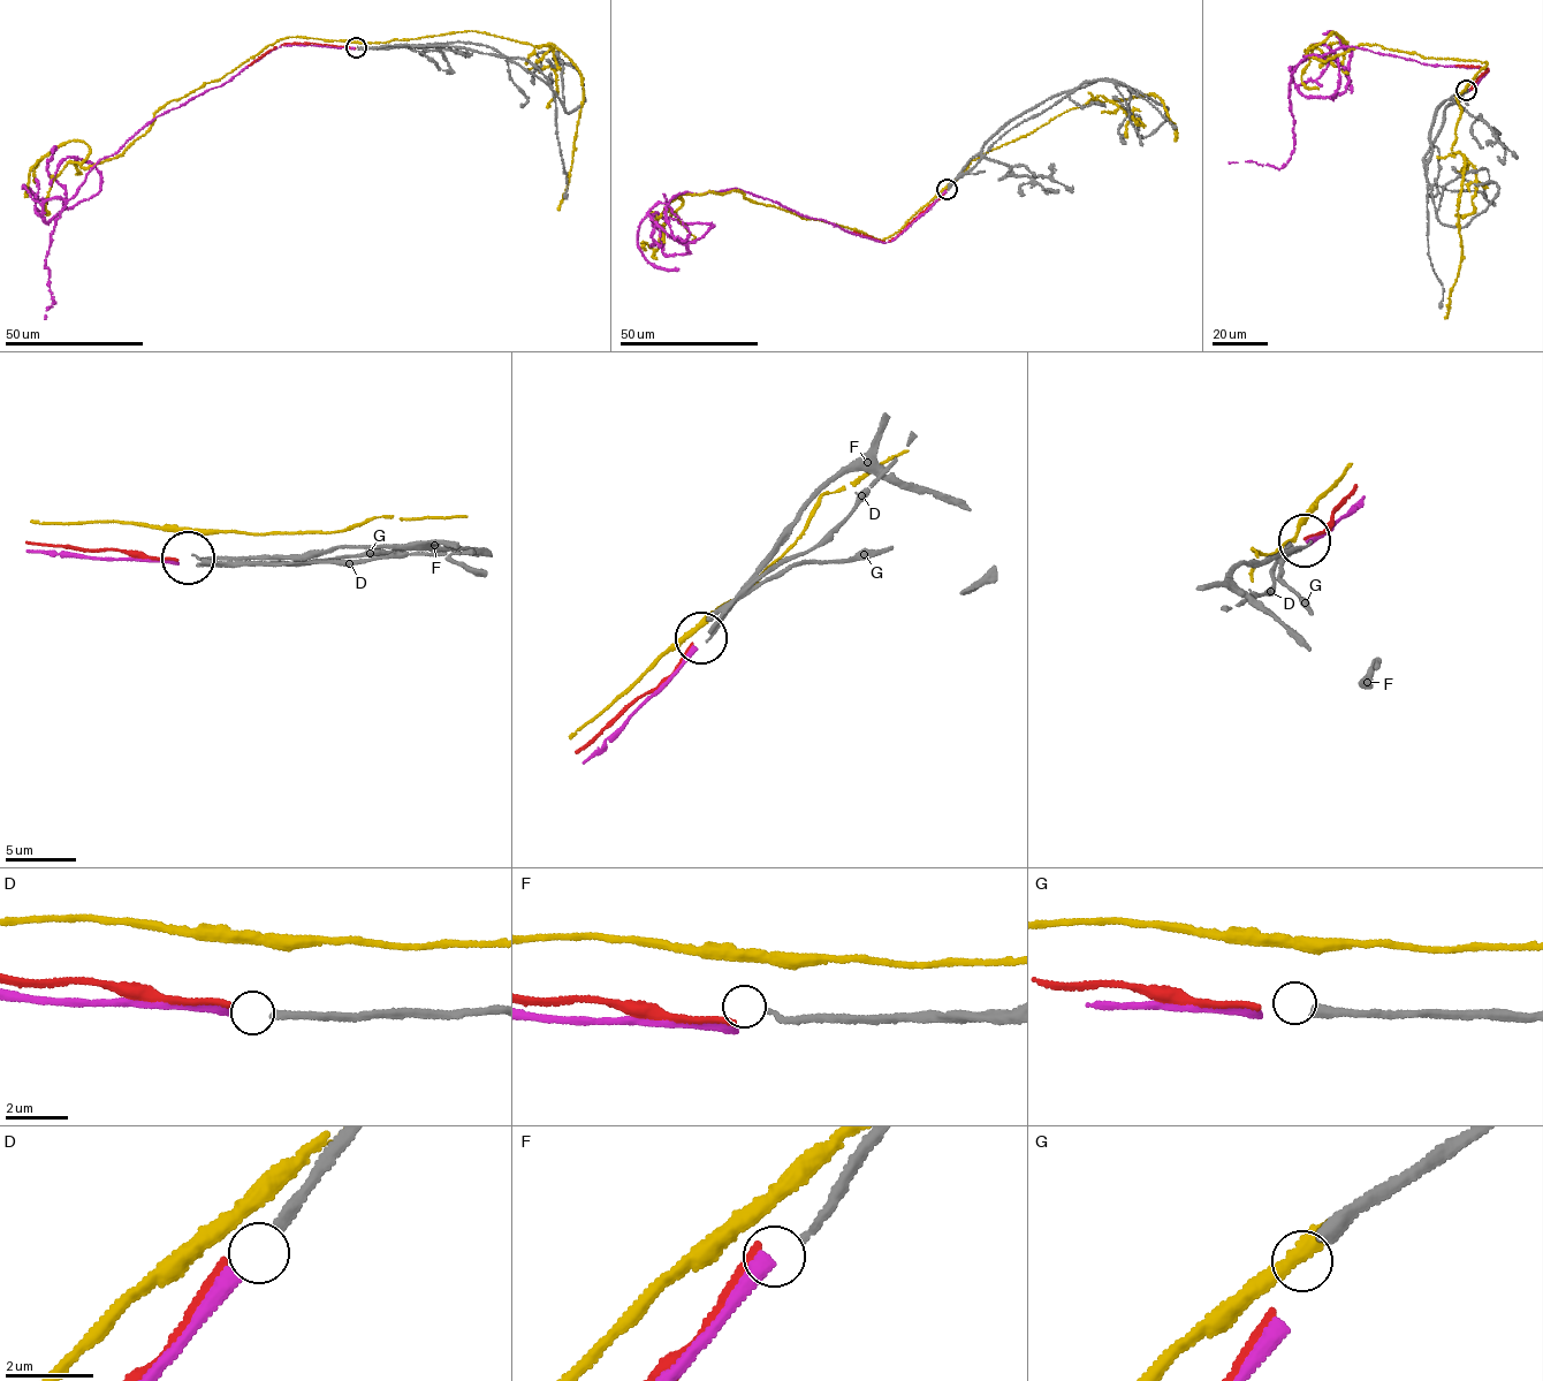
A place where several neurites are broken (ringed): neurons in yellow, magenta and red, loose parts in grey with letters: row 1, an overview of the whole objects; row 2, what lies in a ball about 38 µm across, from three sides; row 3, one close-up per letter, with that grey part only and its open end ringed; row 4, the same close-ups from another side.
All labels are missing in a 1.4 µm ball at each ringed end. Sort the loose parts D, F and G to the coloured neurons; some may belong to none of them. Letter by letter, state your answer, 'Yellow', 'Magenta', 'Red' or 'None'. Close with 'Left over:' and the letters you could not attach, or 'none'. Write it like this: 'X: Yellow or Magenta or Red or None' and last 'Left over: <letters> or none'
D: Magenta
F: None
G: None
Left over: F, G

